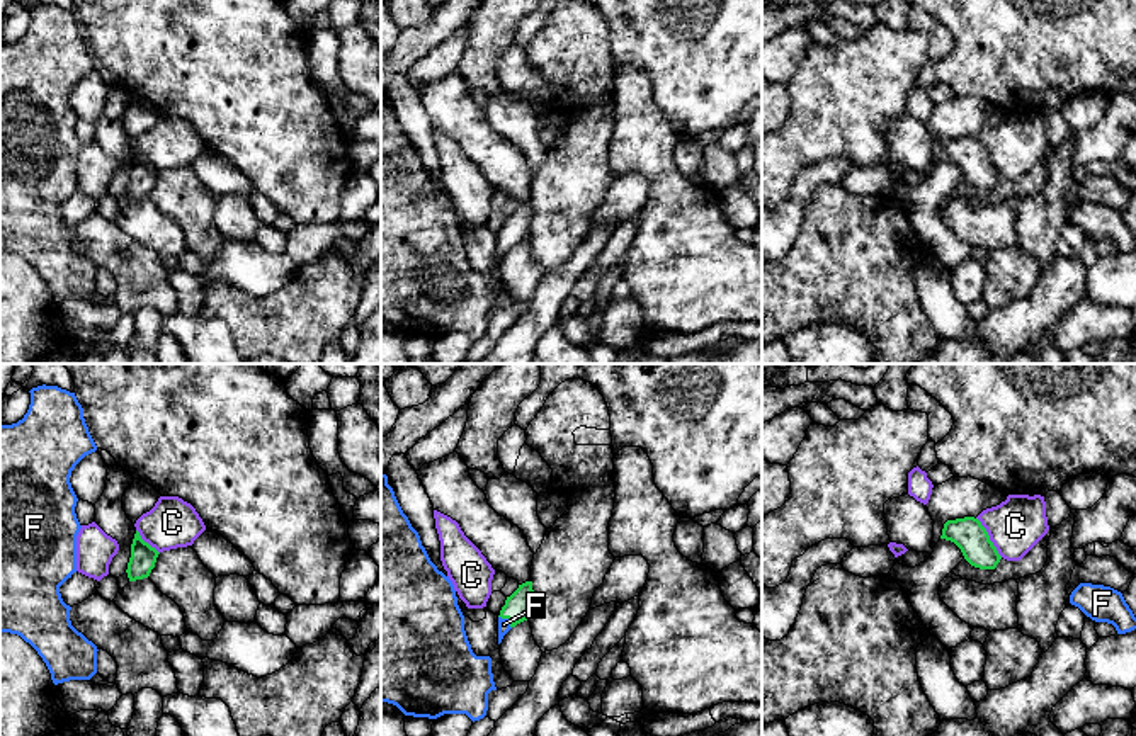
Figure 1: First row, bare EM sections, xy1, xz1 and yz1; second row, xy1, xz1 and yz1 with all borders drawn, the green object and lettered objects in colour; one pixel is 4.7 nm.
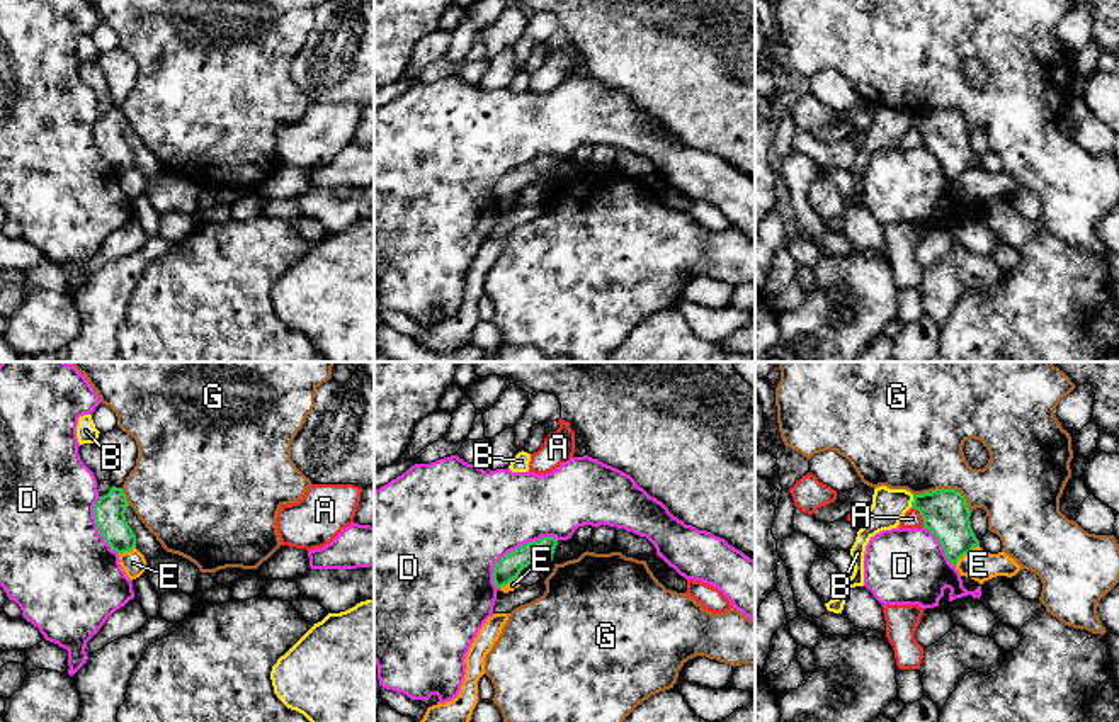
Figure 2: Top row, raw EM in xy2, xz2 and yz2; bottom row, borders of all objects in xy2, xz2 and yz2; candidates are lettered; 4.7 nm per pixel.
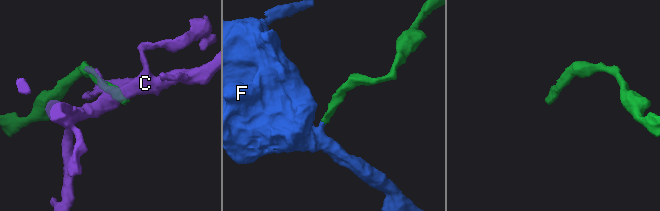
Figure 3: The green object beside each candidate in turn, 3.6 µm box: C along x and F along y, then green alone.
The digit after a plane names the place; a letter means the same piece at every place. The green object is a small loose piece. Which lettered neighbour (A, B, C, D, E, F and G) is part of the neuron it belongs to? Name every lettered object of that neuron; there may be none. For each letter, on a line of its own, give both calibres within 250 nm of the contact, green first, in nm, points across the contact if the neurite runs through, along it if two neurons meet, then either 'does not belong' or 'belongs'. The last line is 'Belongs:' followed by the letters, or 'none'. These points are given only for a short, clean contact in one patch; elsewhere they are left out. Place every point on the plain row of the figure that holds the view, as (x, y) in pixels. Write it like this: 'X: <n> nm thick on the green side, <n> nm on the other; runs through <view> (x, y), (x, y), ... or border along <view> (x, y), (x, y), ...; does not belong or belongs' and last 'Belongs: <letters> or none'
A: 220 nm thick on the green side, 90 nm on the other; border along yz2 (912, 126), (919, 131), (924, 146); does not belong
B: 220 nm thick on the green side, 160 nm on the other; border along yz2 (914, 114), (910, 126); does not belong
C: 160 nm thick on the green side, 260 nm on the other; does not belong
D: 120 nm thick on the green side, 460 nm on the other; does not belong
E: 220 nm thick on the green side, 150 nm on the other; border along yz2 (978, 163), (954, 184); does not belong
F: 120 nm thick on the green side, 60 nm on the other; runs through xz1 (516, 228), (507, 237), (504, 243); belongs
G: 220 nm thick on the green side, 440 nm on the other; does not belong
Belongs: F

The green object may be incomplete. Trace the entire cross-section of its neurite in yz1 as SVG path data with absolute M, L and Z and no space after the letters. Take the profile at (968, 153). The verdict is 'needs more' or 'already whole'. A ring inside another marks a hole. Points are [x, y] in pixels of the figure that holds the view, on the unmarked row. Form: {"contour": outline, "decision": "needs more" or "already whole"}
{"contour": "M974 136L947 139L940 158L954 161L964 178L980 189L995 189L1002 178L986 148Z", "decision": "already whole"}

